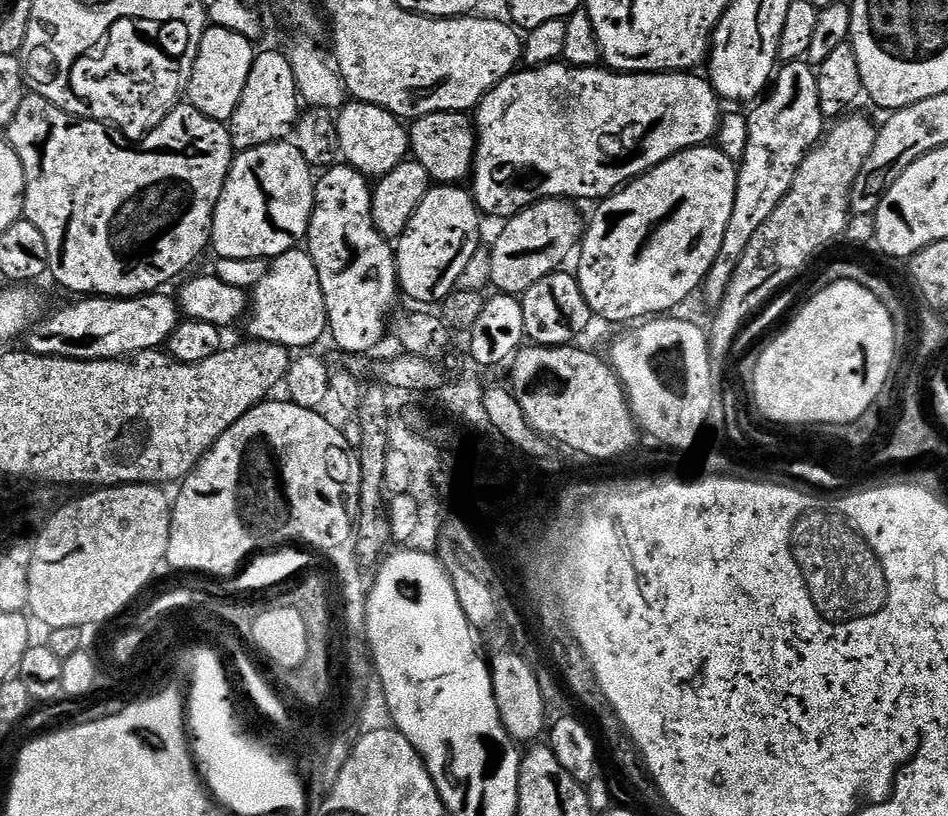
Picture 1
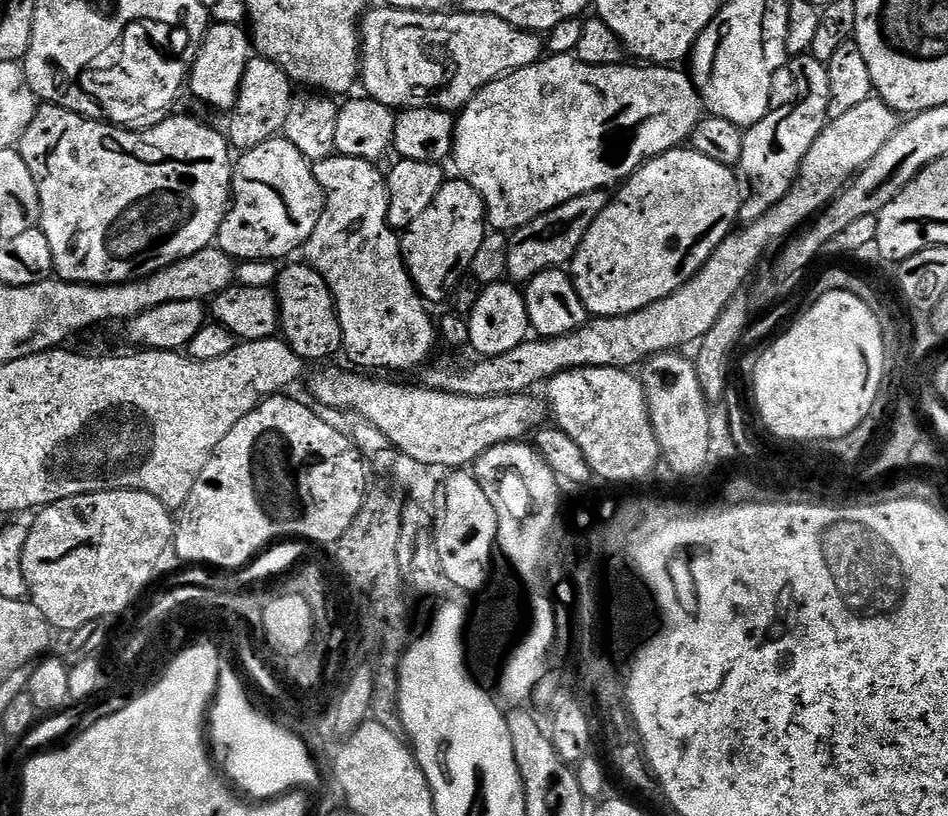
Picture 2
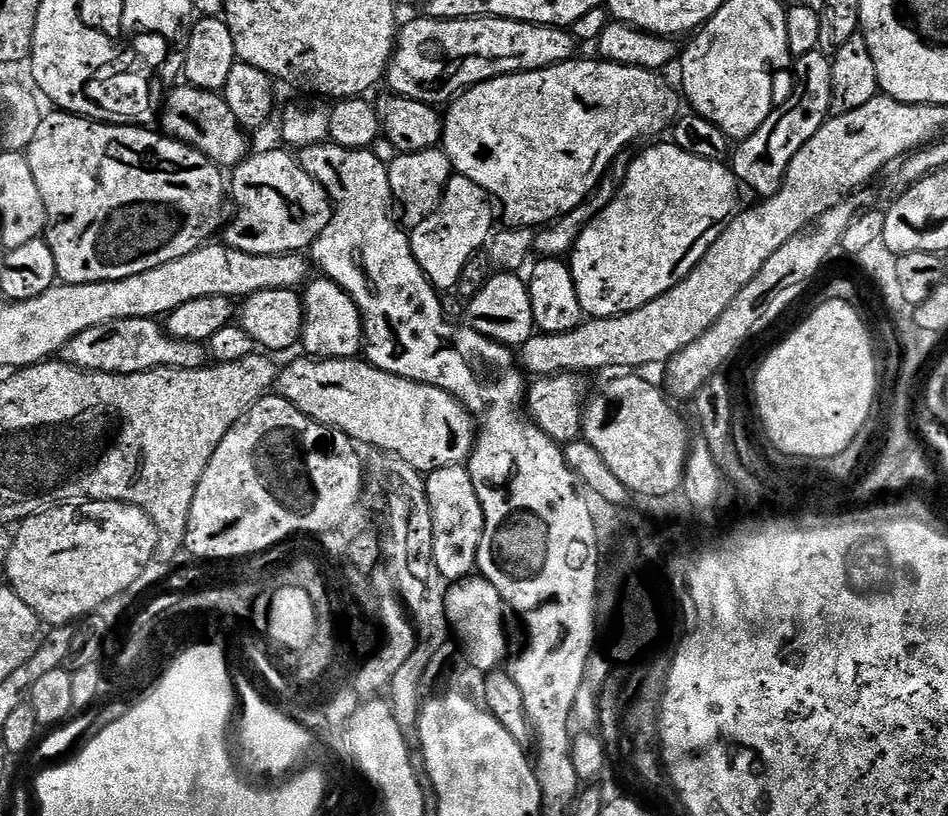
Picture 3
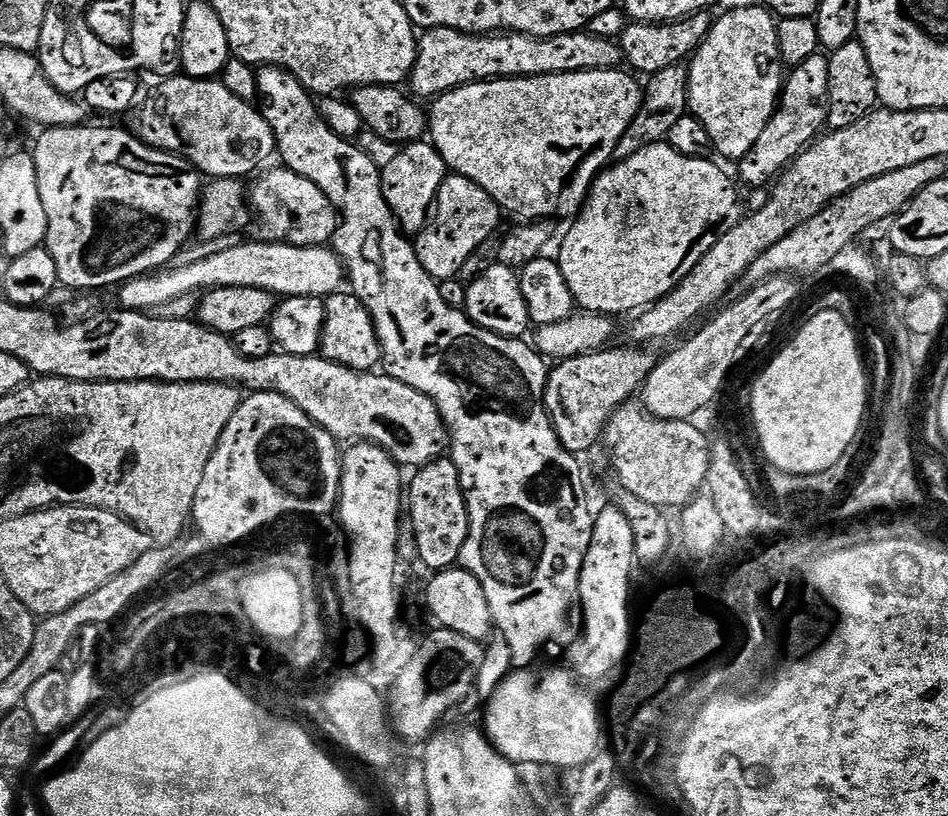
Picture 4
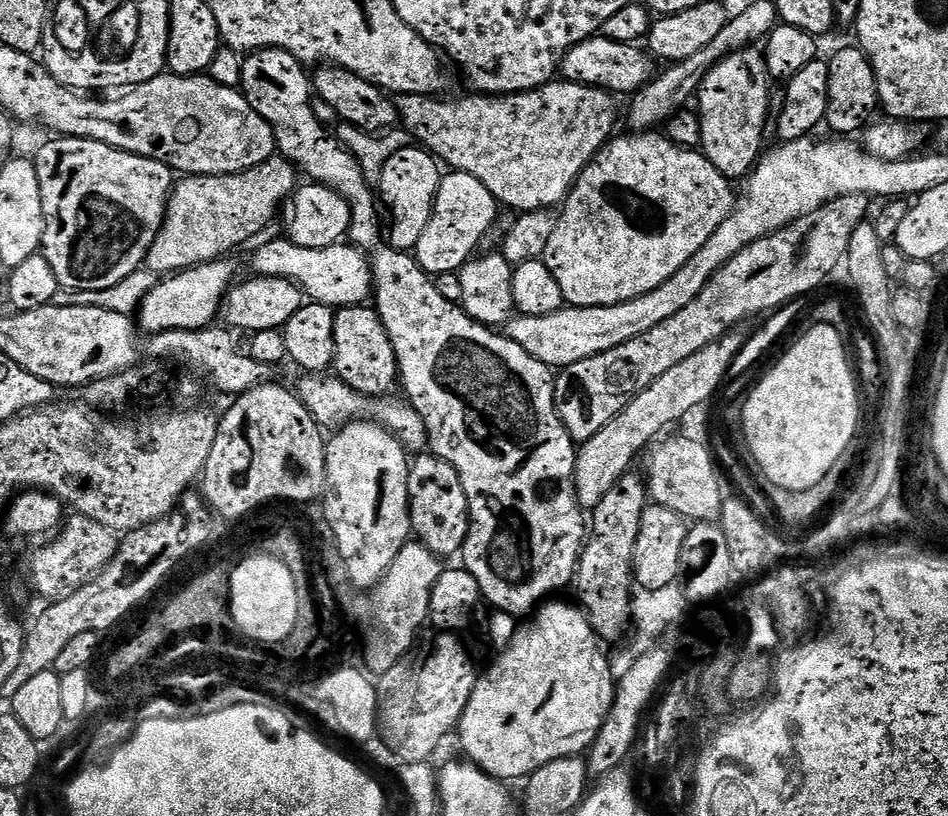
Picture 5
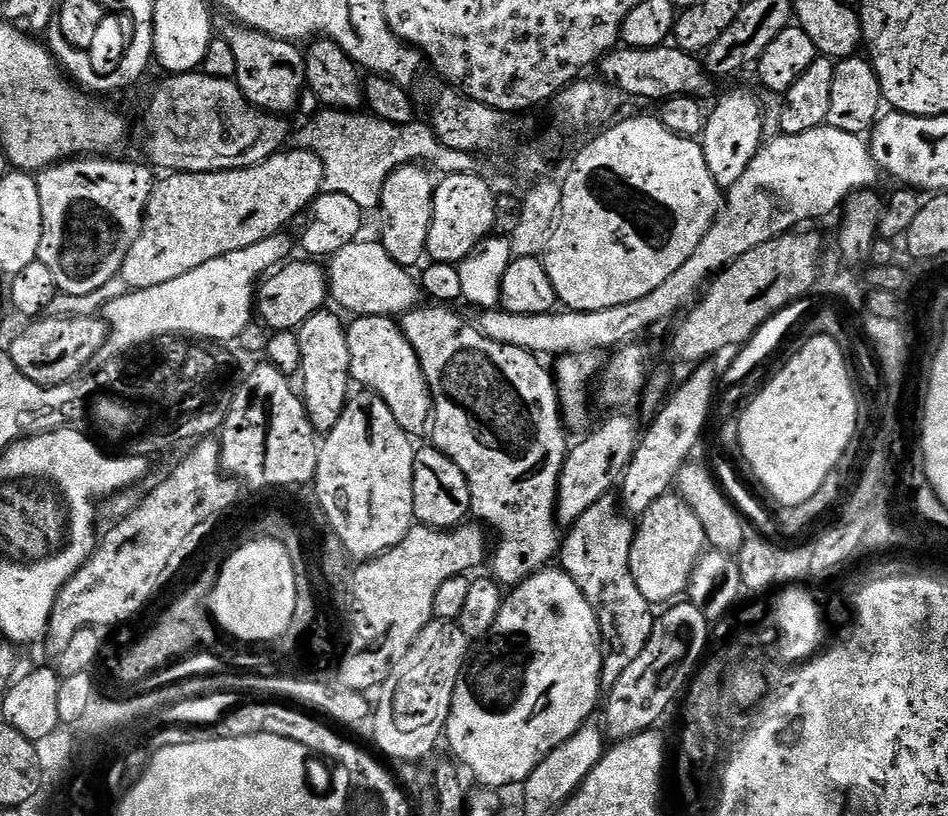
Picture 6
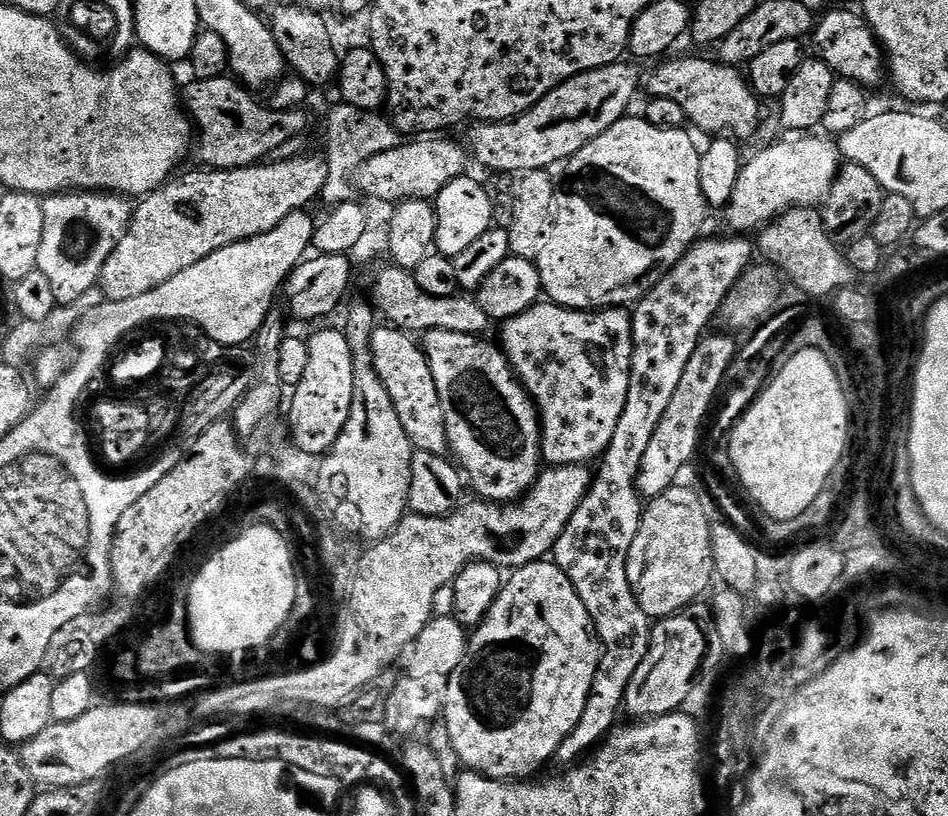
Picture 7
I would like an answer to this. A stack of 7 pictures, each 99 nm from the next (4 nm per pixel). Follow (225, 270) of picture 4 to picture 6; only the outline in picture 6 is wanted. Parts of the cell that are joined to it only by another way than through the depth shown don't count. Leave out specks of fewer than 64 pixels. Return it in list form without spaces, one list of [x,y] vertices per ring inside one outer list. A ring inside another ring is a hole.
[[[361,238],[355,244],[342,246],[342,250],[335,252],[327,261],[328,290],[333,301],[337,300],[346,311],[357,316],[390,316],[403,317],[404,313],[412,311],[422,300],[422,289],[417,277],[409,269],[402,267],[398,262],[386,254],[383,243],[371,244],[367,238]]]

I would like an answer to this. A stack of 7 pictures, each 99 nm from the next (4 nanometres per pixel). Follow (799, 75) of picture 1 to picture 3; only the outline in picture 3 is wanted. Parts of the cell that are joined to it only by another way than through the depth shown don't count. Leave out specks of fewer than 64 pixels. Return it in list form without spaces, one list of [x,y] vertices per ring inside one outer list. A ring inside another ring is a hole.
[[[817,50],[806,54],[805,56],[795,57],[794,68],[800,71],[800,81],[796,84],[796,89],[792,92],[792,97],[785,102],[784,105],[777,107],[766,118],[766,122],[762,122],[762,126],[750,136],[745,136],[739,141],[740,149],[733,151],[730,156],[730,167],[736,173],[737,181],[741,185],[744,184],[752,192],[757,192],[757,197],[767,198],[772,195],[780,186],[786,170],[790,166],[790,162],[794,158],[794,154],[798,154],[798,150],[802,150],[802,146],[806,146],[806,142],[810,142],[810,138],[814,138],[814,134],[818,134],[818,130],[824,125],[824,121],[829,119],[832,112],[832,61],[823,52]]]

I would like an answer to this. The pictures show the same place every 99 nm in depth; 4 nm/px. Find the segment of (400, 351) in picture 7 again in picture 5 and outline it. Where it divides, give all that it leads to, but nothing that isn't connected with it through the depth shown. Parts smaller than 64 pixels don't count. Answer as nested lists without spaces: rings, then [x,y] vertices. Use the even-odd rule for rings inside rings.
[[[372,306],[342,308],[336,312],[334,322],[334,358],[332,368],[346,386],[364,396],[386,396],[398,384],[398,369],[394,346],[382,318]]]

